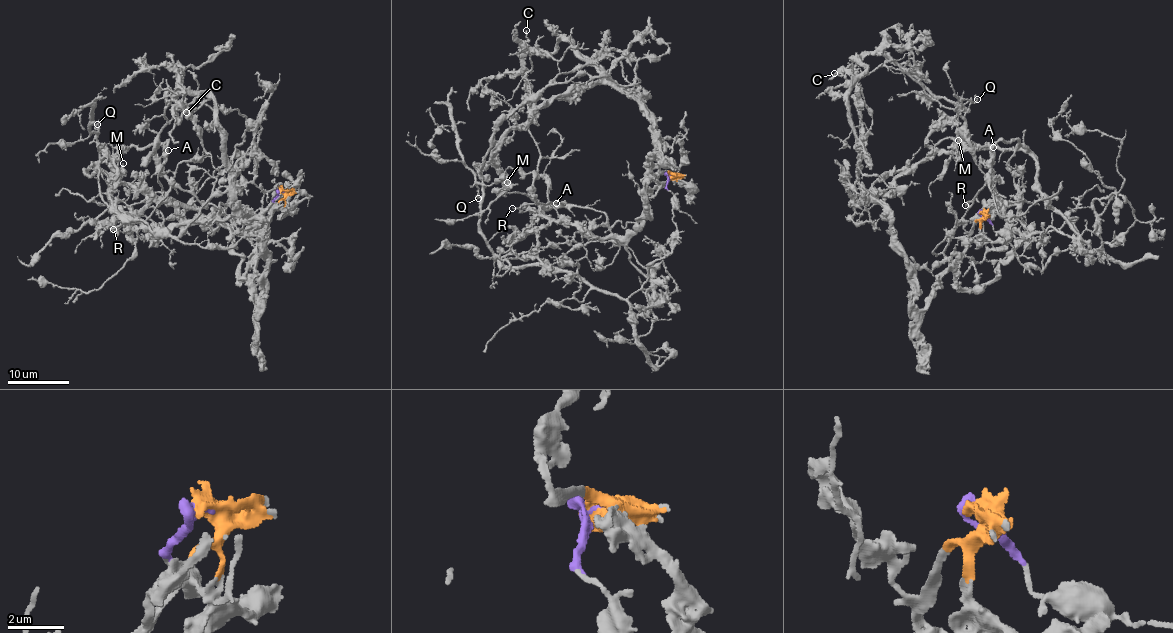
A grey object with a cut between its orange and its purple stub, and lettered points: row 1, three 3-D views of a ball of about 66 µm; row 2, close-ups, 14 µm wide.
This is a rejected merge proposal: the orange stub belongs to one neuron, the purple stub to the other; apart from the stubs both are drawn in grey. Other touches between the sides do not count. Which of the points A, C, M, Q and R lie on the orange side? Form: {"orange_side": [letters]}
{"orange_side": ["C", "M"]}

